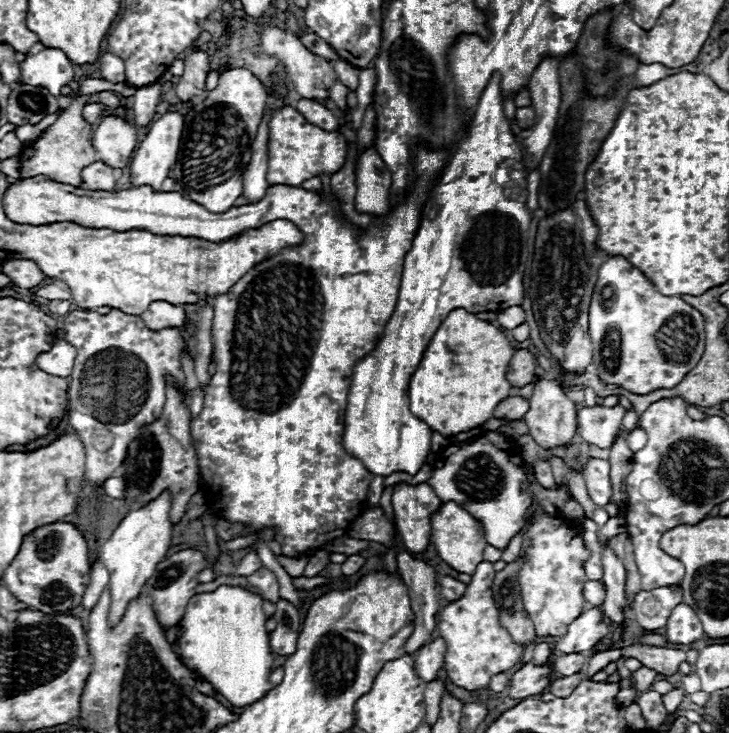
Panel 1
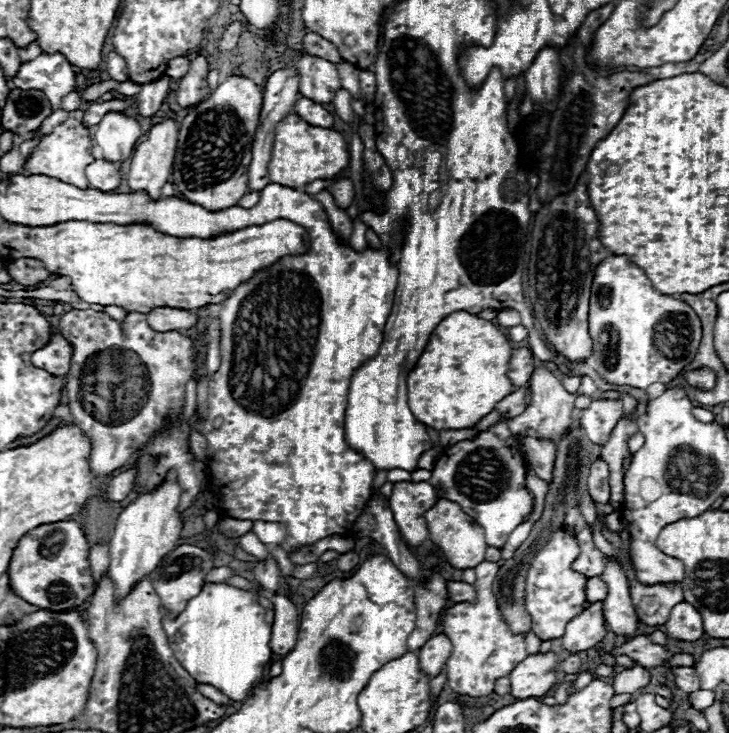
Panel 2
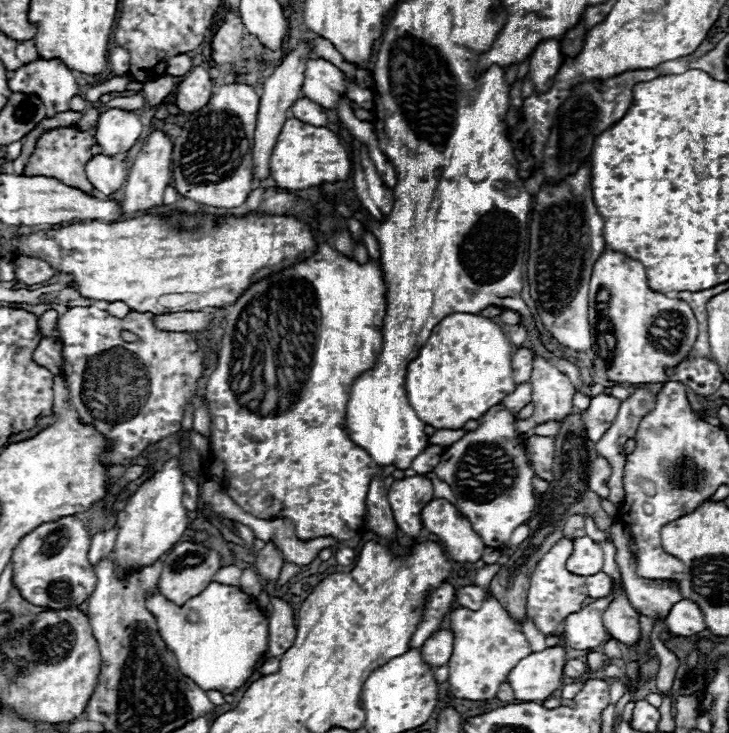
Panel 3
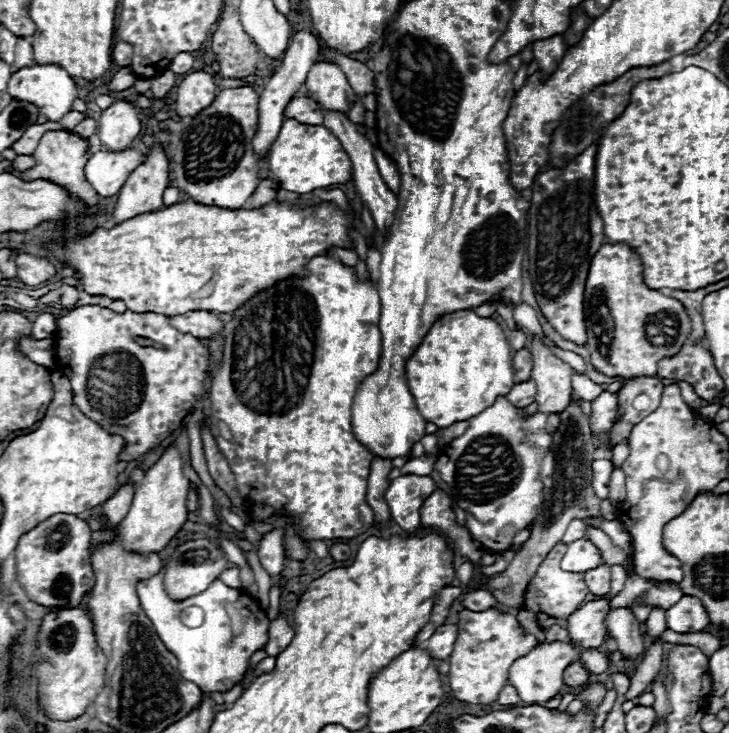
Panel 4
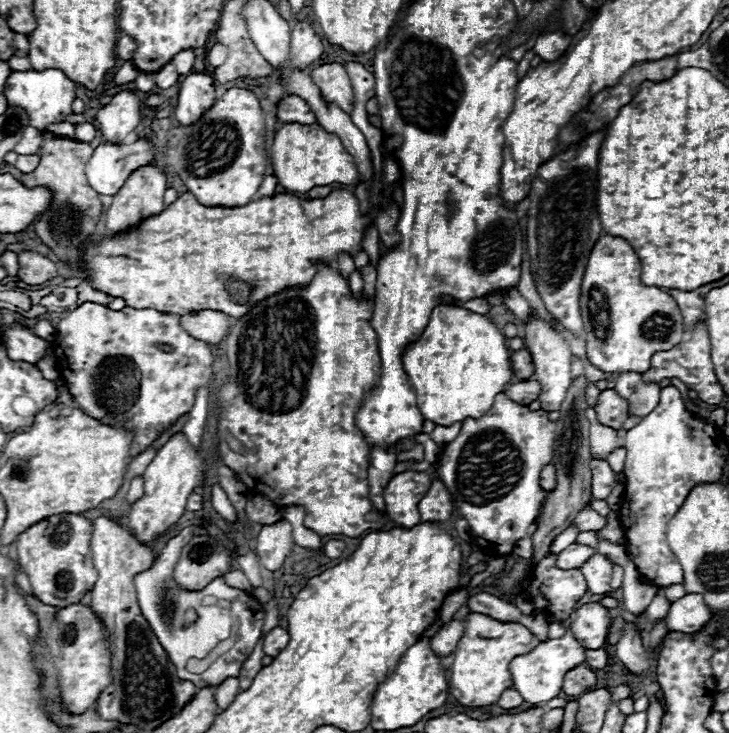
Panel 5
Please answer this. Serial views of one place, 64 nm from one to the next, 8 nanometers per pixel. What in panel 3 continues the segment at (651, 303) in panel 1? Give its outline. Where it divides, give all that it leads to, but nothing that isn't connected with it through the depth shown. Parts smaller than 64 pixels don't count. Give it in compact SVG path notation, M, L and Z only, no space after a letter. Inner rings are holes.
M606 250L596 260L588 300L594 366L606 380L618 384L666 382L666 368L676 368L686 360L698 338L698 322L690 306L652 290L642 264L626 254Z

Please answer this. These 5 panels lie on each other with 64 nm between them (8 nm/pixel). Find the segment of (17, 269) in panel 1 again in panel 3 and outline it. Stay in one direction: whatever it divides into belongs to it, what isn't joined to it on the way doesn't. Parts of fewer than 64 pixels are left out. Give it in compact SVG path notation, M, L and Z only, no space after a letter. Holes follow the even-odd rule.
M18 256L14 260L14 274L18 282L24 284L40 284L48 278L52 278L56 272L40 258L32 258L32 256Z

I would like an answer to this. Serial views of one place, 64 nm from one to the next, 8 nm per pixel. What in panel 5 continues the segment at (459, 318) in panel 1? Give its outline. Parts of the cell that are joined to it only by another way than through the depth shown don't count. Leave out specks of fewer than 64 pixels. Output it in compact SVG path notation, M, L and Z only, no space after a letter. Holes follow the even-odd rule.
M438 306L432 310L424 334L406 348L402 366L416 392L416 404L426 420L450 426L466 418L486 414L496 394L510 382L510 350L500 328L482 314L458 306Z

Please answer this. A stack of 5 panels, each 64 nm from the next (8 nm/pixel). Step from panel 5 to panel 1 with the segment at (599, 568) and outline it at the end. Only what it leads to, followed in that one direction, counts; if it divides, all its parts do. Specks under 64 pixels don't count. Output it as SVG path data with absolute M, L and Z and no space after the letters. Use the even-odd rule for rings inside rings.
M588 580L586 582L586 588L584 588L584 598L586 598L586 602L590 606L600 608L604 604L604 600L606 600L606 586L602 582Z

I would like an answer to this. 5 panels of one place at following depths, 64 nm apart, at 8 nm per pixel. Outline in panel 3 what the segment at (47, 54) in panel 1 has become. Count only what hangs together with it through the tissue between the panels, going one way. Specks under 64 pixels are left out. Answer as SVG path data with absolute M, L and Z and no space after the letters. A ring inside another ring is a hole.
M38 58L30 64L24 64L10 76L8 86L12 92L40 96L46 106L48 118L66 112L68 100L78 94L74 72L58 58Z

